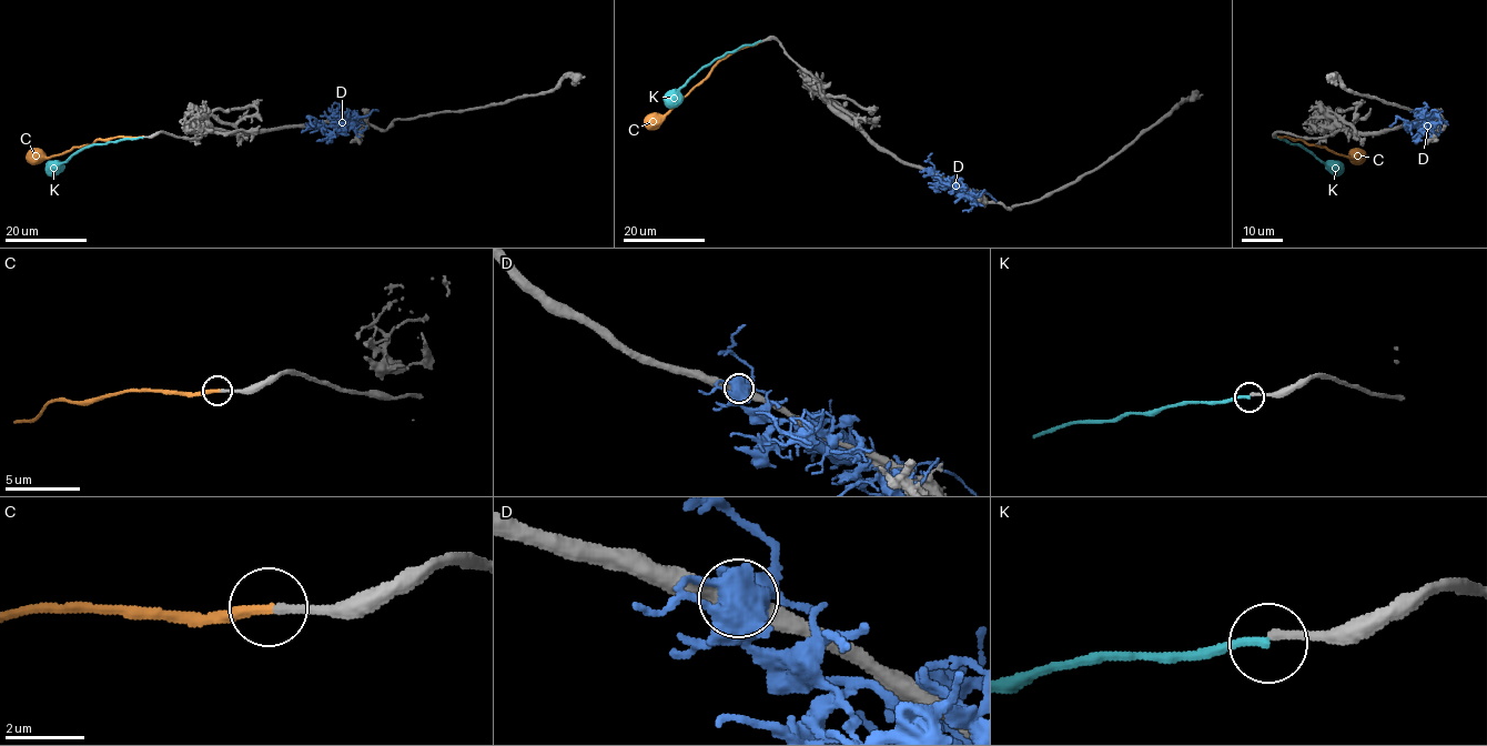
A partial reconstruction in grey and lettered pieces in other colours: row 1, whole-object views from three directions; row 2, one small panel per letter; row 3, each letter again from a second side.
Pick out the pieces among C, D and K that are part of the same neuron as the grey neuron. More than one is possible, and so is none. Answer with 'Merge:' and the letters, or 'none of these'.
Merge: C

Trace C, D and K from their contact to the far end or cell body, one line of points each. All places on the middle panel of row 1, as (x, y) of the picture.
C: (760, 42), (724, 56), (656, 125), (645, 124)
D: (930, 170), (940, 180), (958, 189), (984, 191), (997, 202)
K: (760, 41), (741, 44), (714, 59), (671, 96), (670, 100)

